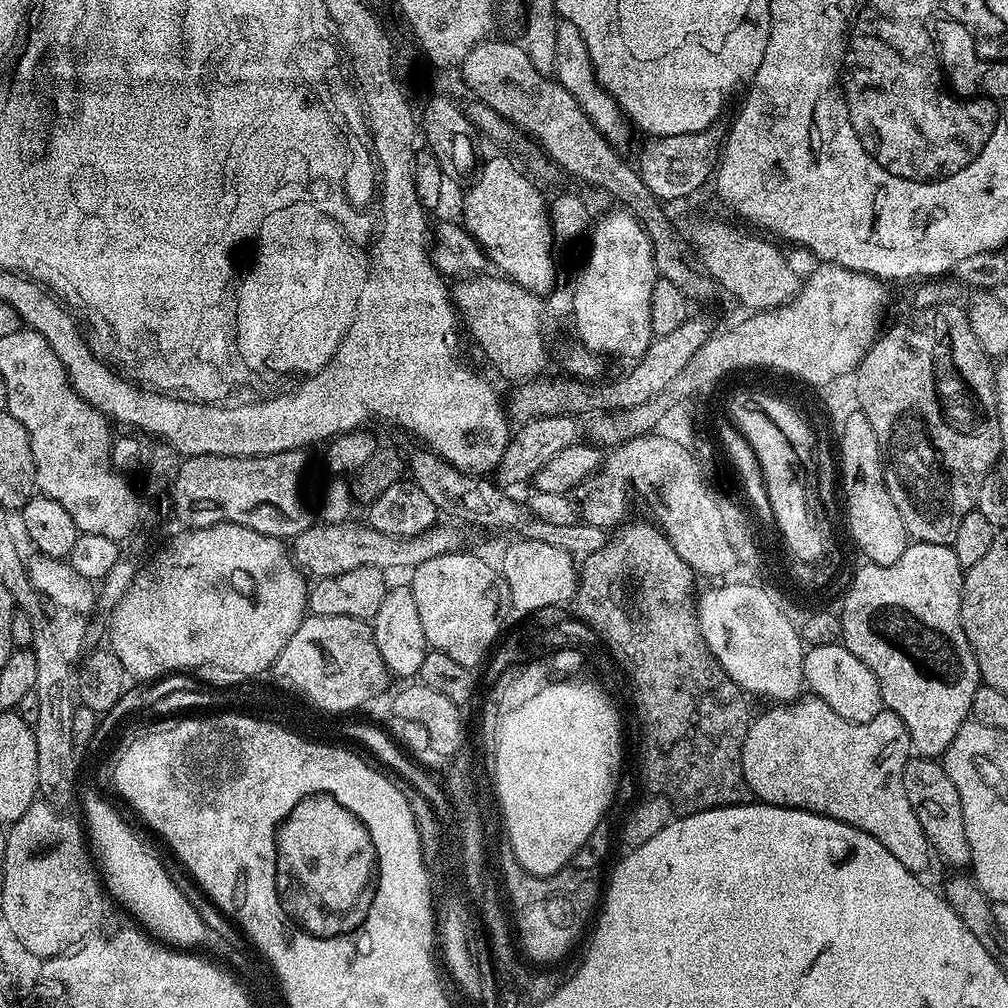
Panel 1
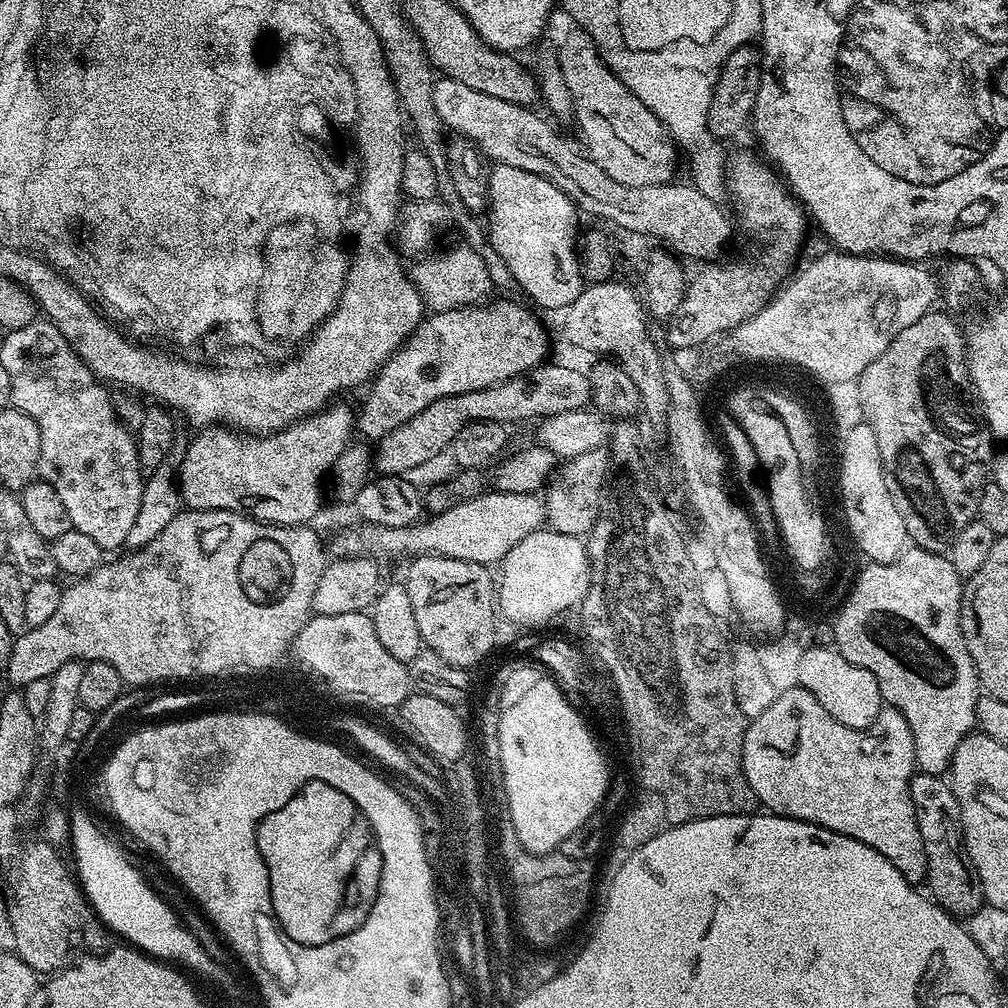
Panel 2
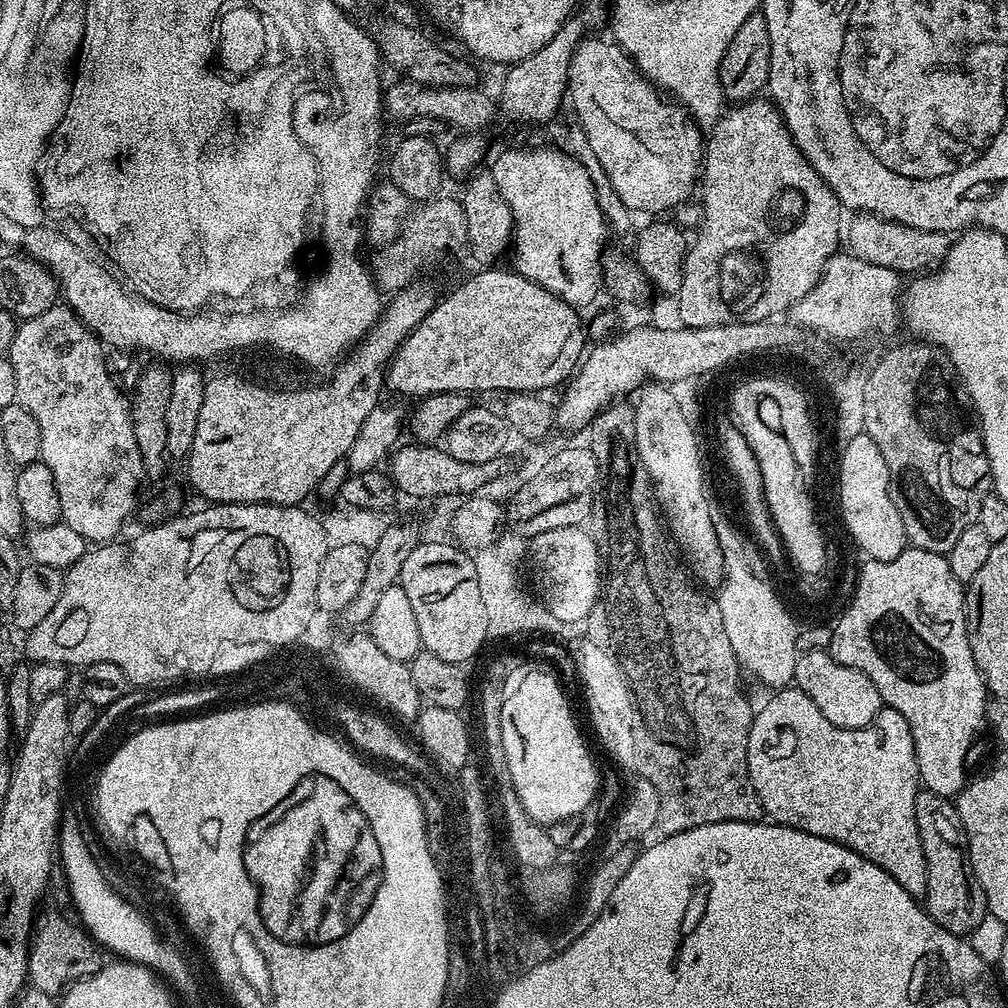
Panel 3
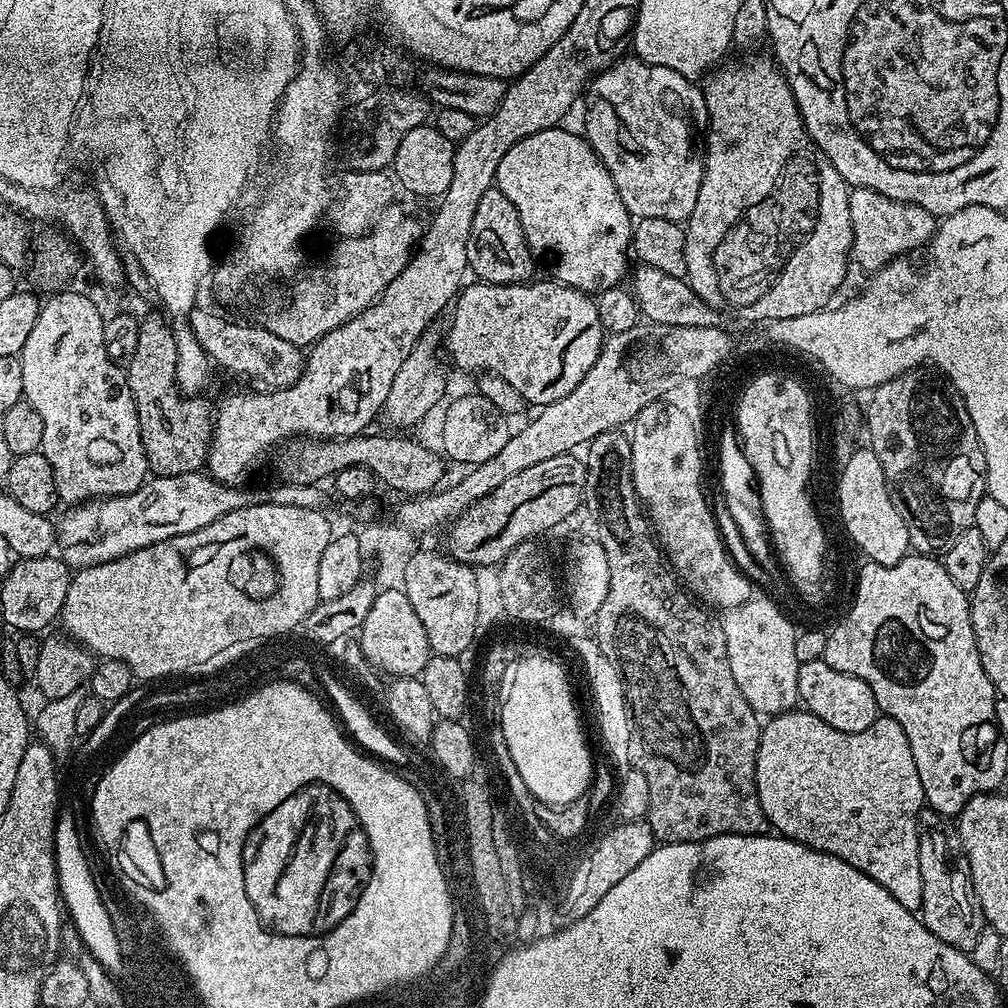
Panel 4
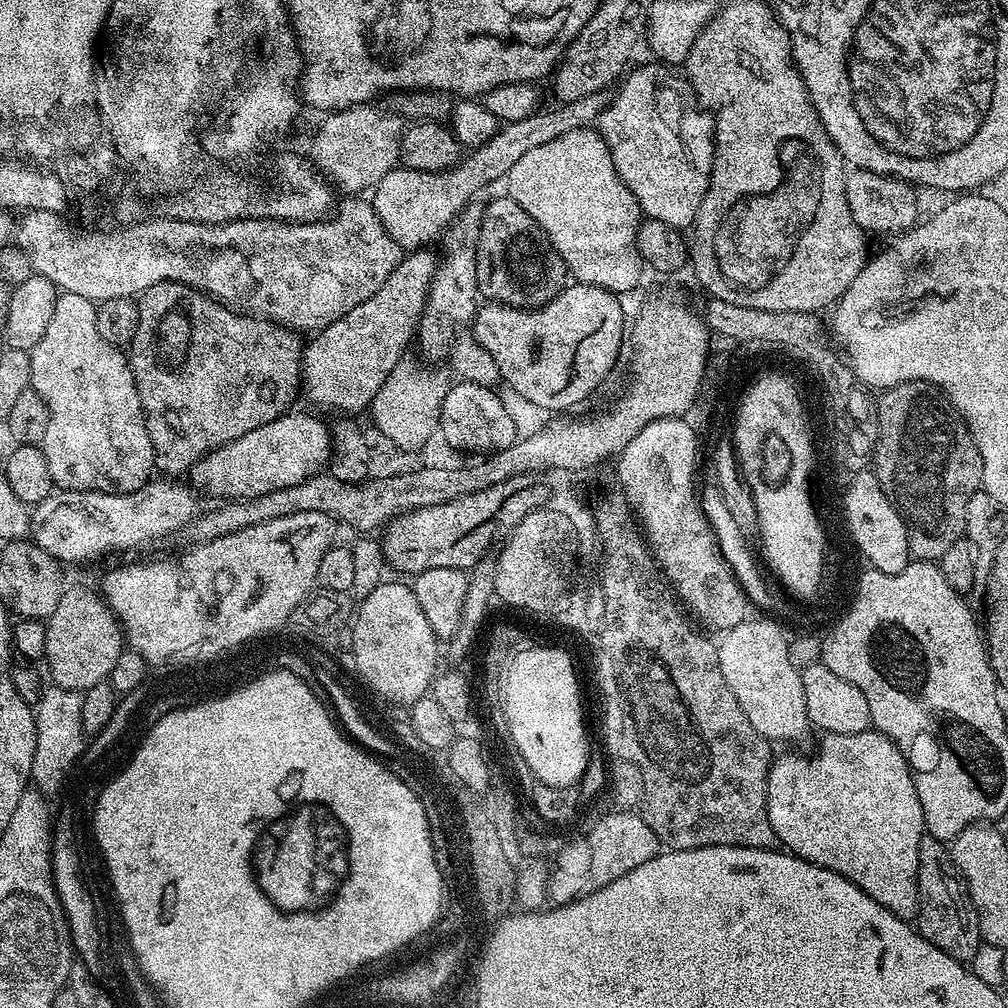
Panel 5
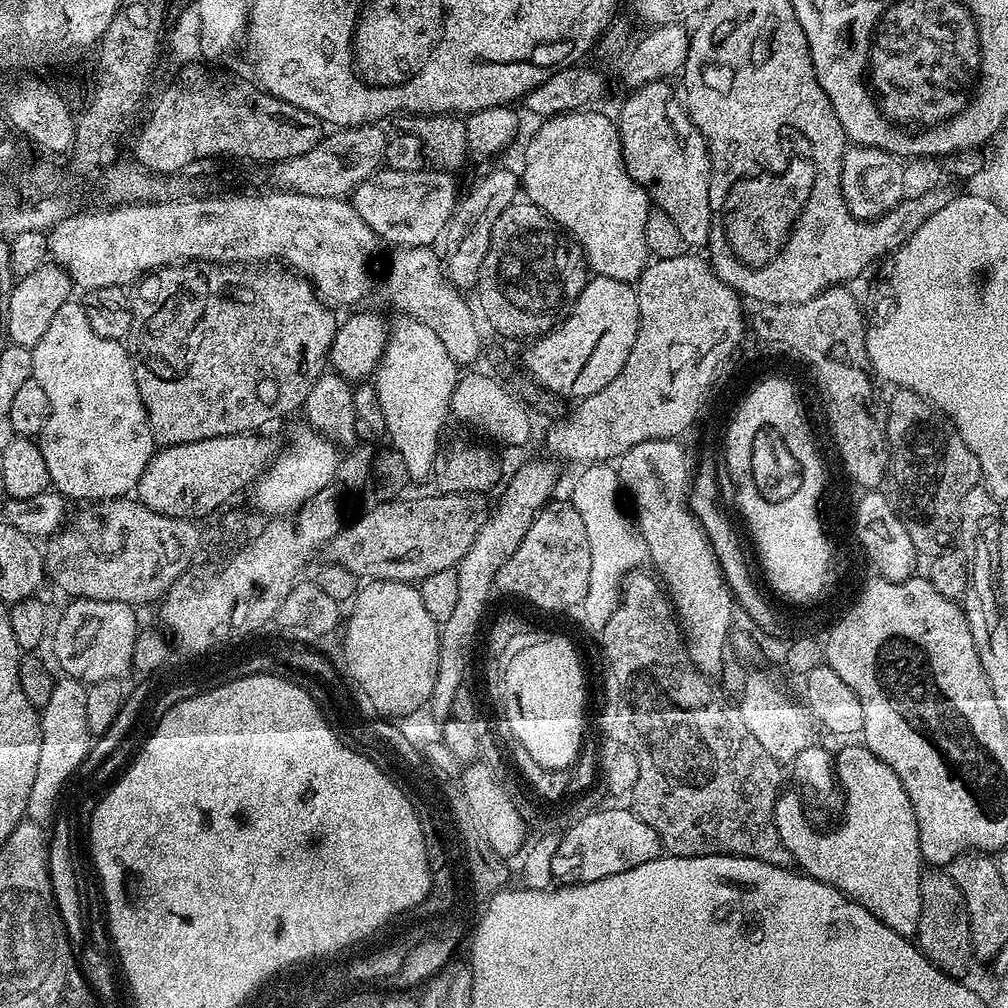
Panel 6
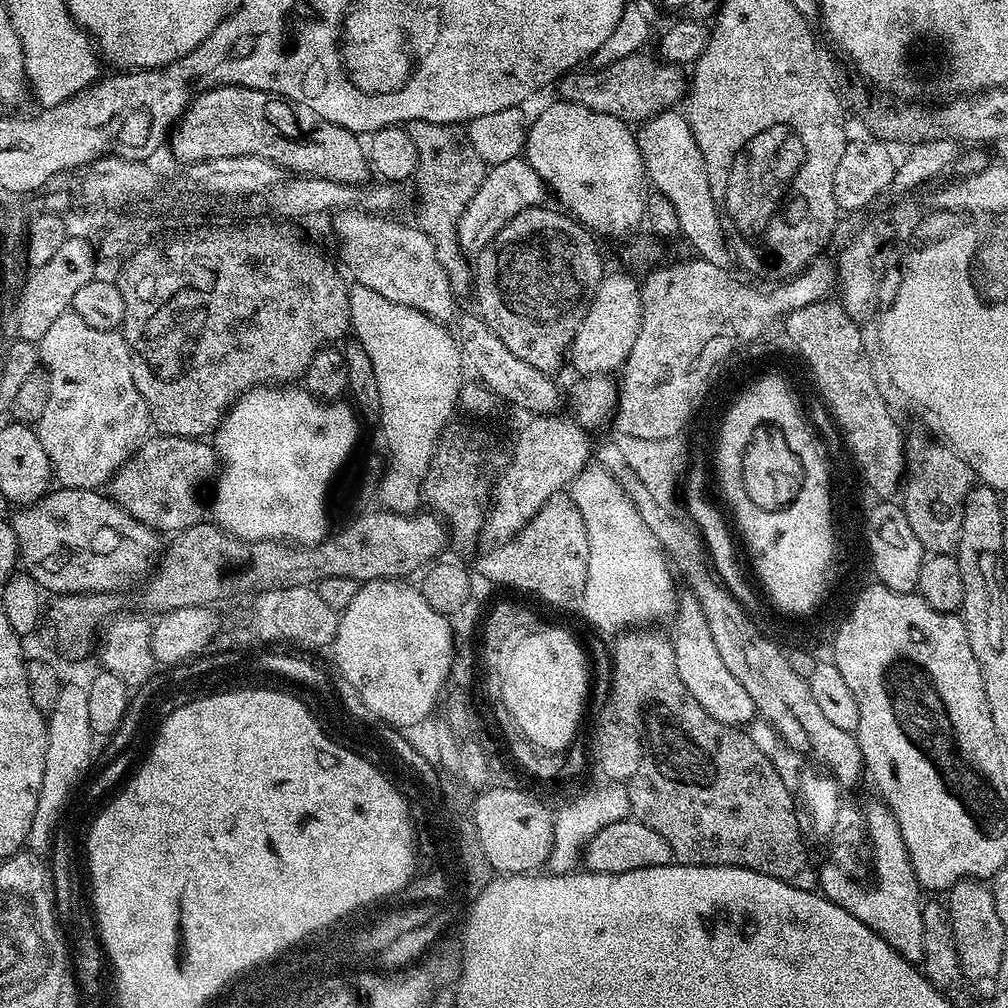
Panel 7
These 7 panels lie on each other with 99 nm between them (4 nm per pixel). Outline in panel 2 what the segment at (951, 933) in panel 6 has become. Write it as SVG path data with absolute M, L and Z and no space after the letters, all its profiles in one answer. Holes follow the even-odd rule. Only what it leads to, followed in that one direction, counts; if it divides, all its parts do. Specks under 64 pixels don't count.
M917 771L910 781L910 798L914 802L914 814L918 822L918 830L922 834L922 846L926 846L926 858L928 859L926 888L931 899L935 900L951 916L972 917L985 905L984 895L980 879L964 845L960 807L958 798L952 793L951 783L943 775L935 776Z

